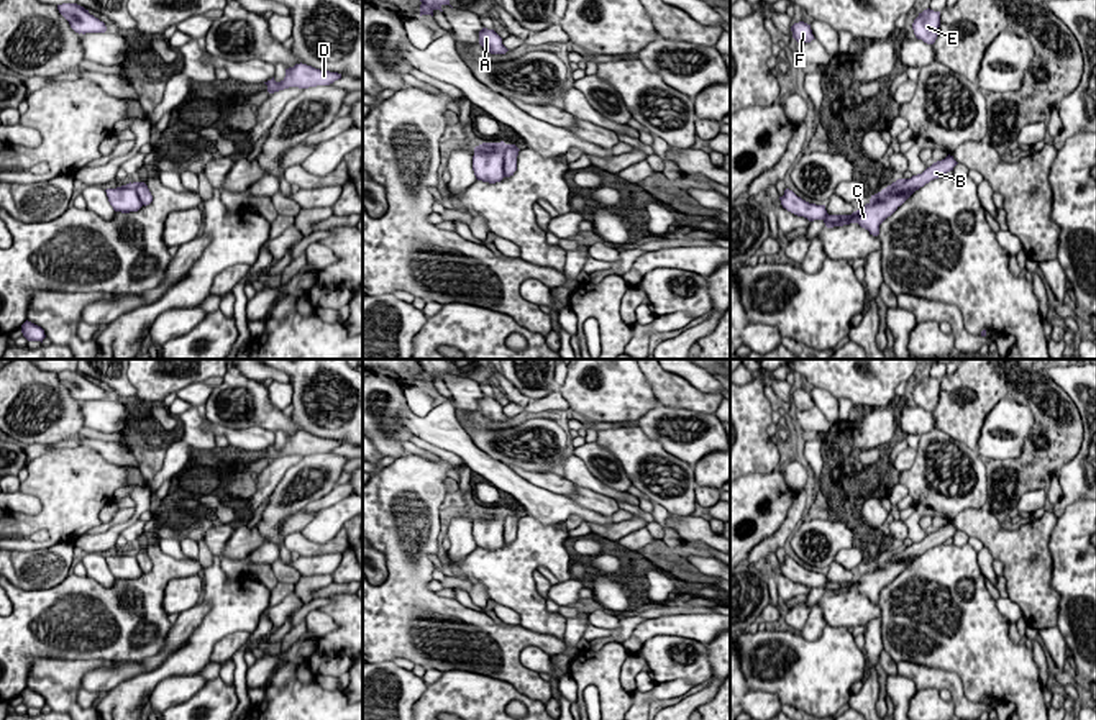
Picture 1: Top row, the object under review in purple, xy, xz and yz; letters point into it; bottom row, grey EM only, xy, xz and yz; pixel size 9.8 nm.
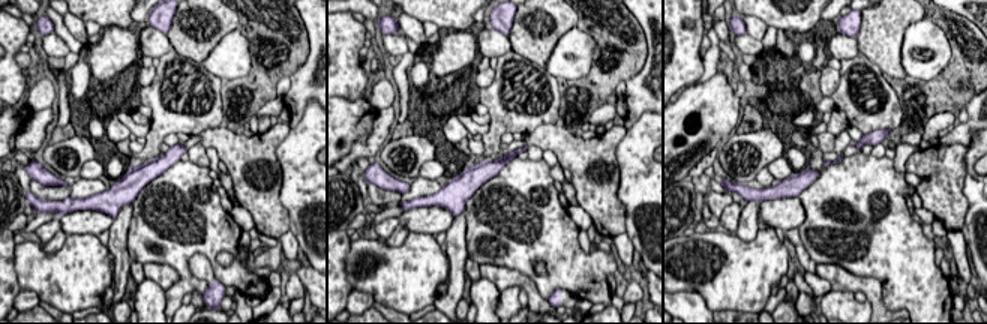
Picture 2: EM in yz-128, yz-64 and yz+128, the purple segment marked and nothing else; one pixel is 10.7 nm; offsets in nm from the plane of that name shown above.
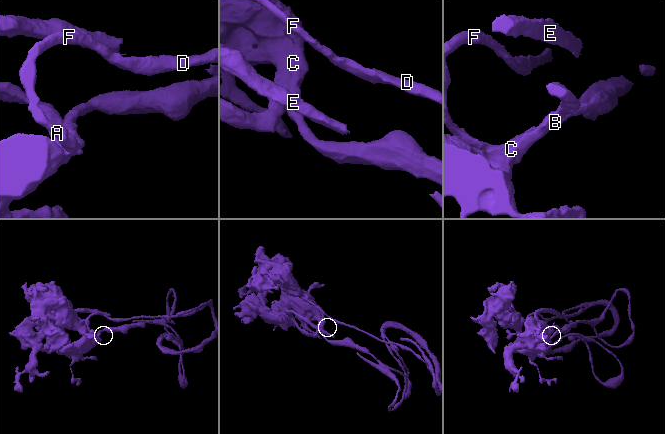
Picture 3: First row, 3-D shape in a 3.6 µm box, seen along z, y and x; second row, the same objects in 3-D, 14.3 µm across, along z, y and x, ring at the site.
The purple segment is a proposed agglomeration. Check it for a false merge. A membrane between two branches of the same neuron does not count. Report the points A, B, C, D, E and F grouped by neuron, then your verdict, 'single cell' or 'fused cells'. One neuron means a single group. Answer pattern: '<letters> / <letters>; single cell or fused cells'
A B C D E F; single cell

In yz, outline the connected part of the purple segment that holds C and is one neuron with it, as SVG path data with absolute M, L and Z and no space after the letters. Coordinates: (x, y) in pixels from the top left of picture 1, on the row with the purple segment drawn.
M948 154L945 159L934 162L922 174L912 175L911 179L897 179L881 192L871 195L870 202L852 215L829 215L825 205L809 203L789 189L784 190L784 195L779 197L779 200L783 208L797 216L804 216L809 221L822 220L827 228L858 223L861 228L868 230L870 235L878 236L879 225L916 190L934 179L943 177L947 172L953 171L957 164L953 156Z

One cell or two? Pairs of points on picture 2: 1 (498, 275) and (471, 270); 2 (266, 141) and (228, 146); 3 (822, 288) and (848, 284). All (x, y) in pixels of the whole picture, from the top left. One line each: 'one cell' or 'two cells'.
1: two cells
2: one cell
3: two cells

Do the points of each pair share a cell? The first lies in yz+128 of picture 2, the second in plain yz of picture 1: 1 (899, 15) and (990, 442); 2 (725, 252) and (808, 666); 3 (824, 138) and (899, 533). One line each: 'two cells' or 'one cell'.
1: two cells
2: one cell
3: one cell

